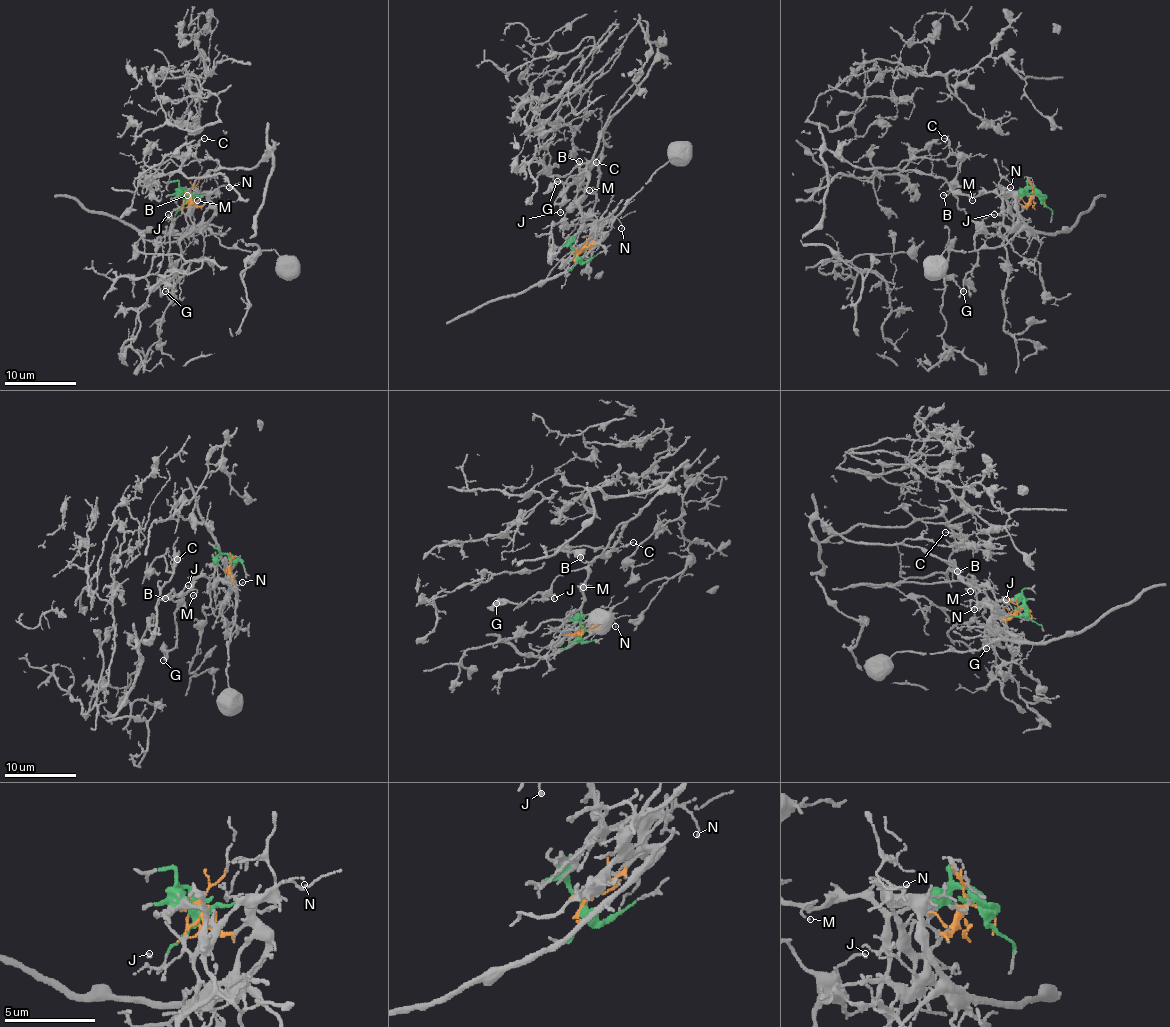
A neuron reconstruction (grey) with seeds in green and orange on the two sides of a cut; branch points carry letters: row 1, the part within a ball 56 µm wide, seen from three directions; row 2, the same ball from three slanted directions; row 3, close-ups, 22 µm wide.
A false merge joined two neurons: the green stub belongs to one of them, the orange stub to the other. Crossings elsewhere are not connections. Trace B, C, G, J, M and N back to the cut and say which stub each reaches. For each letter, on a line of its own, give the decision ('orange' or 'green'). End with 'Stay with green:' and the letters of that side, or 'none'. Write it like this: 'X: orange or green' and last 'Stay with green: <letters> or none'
B: green
C: green
G: green
J: green
M: green
N: orange
Stay with green: B, C, G, J, M

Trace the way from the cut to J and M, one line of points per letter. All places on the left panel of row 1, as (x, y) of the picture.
J: (185, 196), (179, 188), (190, 197), (187, 192), (190, 196), (196, 194), (172, 212), (172, 222), (169, 213)
M: (185, 196), (179, 188), (190, 197), (187, 192), (194, 196), (201, 194), (197, 201)

